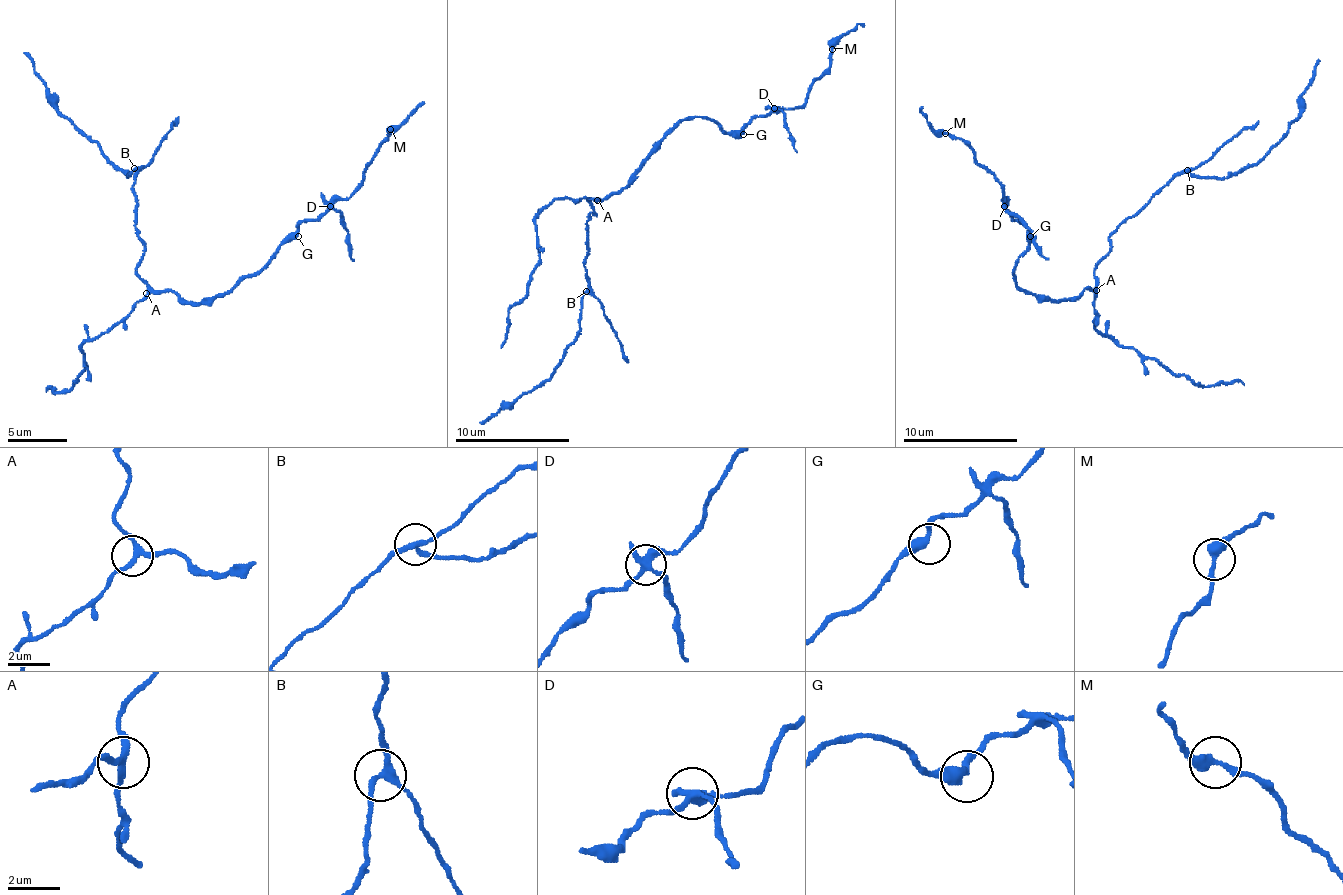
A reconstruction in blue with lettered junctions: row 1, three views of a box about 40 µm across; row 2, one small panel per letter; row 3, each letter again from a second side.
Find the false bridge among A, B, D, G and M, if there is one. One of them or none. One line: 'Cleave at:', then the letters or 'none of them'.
Cleave at: D

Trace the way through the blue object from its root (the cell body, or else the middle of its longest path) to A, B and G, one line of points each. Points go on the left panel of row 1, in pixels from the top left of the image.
A: (161, 290), (146, 293)
B: (161, 290), (155, 290), (137, 272), (143, 242), (134, 227), (134, 168)
G: (161, 290), (170, 290), (182, 302), (212, 302), (250, 278), (286, 242), (298, 236)

